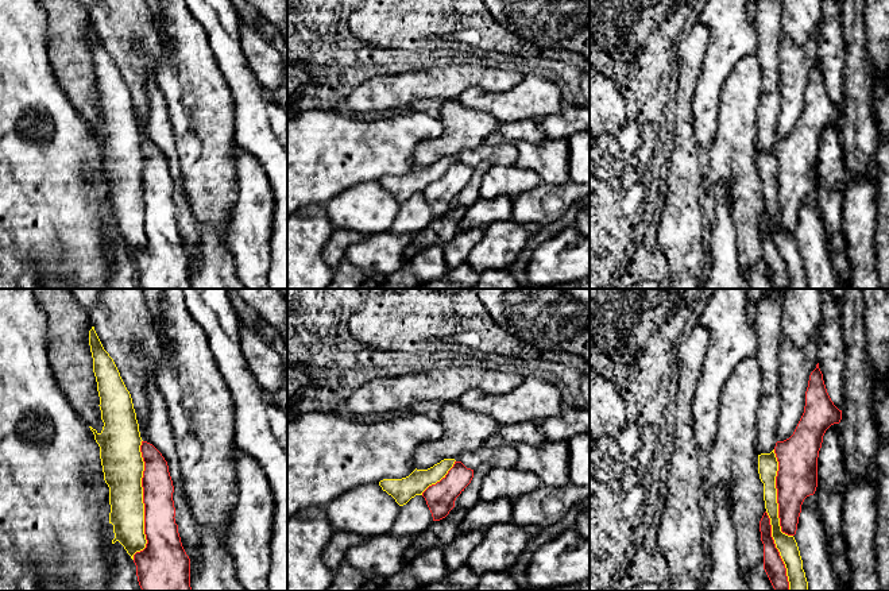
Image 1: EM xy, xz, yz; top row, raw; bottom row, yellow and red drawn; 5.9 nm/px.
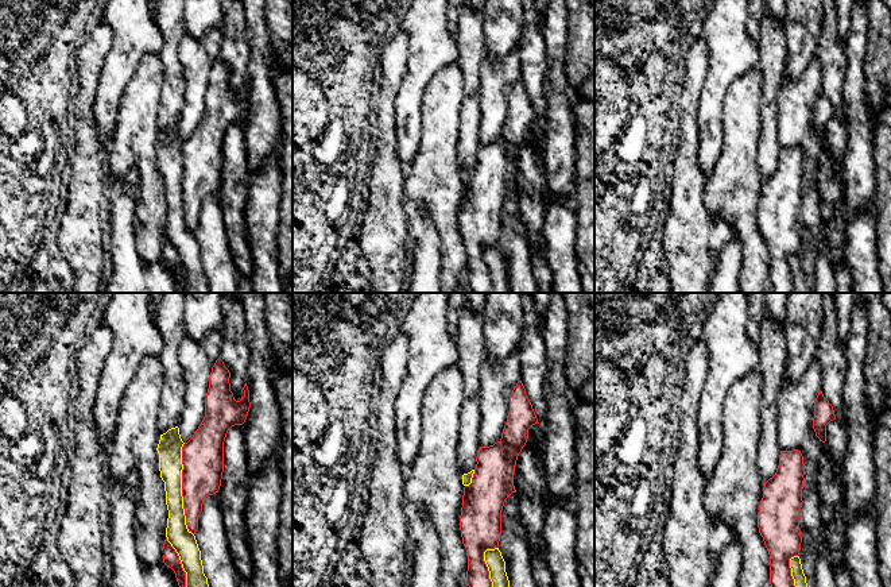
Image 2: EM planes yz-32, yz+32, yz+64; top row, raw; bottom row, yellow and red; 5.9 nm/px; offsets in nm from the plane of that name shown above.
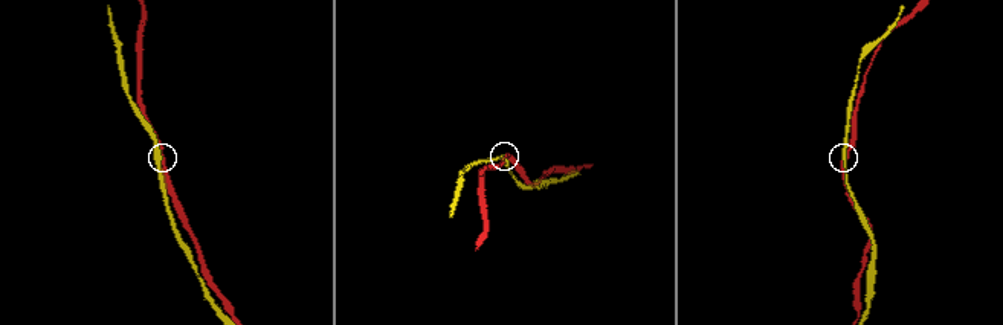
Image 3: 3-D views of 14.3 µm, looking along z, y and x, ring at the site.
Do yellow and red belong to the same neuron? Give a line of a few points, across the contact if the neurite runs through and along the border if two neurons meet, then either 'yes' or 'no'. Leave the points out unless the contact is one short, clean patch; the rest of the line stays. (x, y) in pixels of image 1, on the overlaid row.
no

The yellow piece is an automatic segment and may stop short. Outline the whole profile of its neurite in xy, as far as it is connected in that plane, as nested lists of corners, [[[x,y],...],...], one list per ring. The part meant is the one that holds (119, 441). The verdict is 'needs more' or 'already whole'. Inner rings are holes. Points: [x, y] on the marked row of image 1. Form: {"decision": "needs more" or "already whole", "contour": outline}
{"decision": "already whole", "contour": [[[94,327],[89,331],[89,345],[104,422],[100,433],[89,428],[100,447],[104,480],[109,487],[109,524],[113,525],[115,533],[112,544],[119,541],[134,560],[134,555],[143,551],[147,544],[142,487],[143,440],[131,394]]]}

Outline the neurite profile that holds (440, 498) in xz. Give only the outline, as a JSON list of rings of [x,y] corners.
[[[455,461],[448,474],[436,484],[429,486],[422,497],[432,513],[433,521],[445,518],[455,507],[456,498],[464,491],[474,478],[474,470],[461,461]]]

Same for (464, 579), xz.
[[[464,565],[456,571],[449,571],[448,575],[438,583],[429,583],[415,591],[472,591],[479,582],[479,576]]]

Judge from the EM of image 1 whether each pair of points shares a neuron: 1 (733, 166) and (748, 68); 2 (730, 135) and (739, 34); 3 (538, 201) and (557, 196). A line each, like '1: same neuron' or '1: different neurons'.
1: same neuron
2: different neurons
3: same neuron

